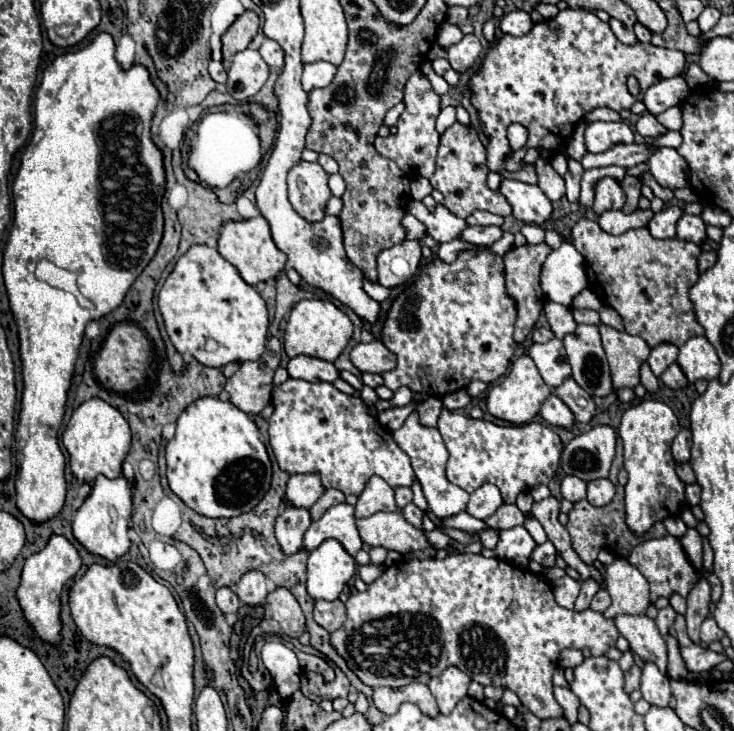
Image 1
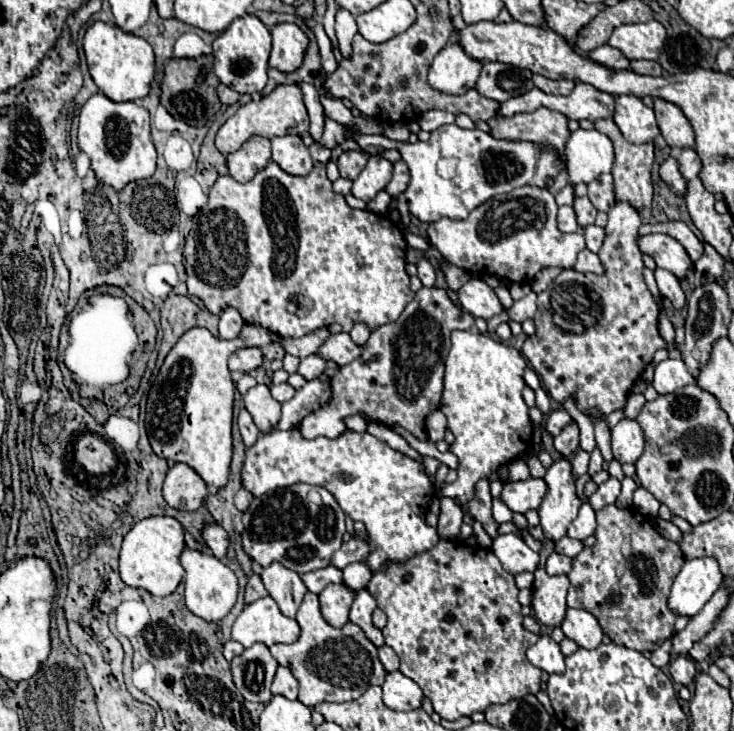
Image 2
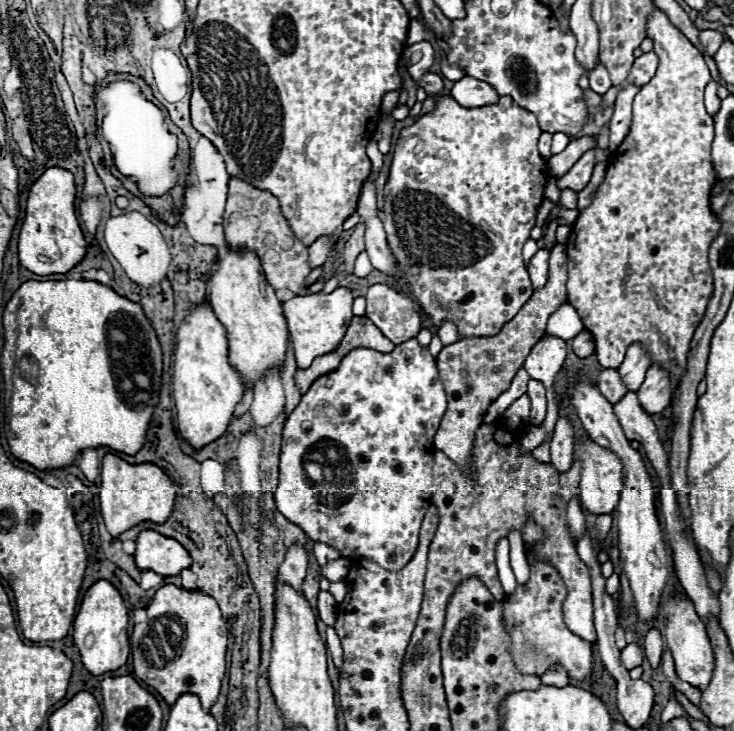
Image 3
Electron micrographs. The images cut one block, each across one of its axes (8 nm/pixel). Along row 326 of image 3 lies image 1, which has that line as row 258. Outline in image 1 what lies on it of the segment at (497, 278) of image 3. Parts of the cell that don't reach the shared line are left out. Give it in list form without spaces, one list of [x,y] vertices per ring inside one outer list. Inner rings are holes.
[[[464,250],[452,264],[444,264],[440,258],[432,260],[424,270],[424,278],[426,286],[422,286],[422,278],[418,276],[418,280],[410,282],[394,300],[386,316],[382,338],[386,348],[398,356],[398,364],[382,376],[384,384],[394,392],[400,386],[408,386],[412,392],[426,392],[442,398],[450,392],[464,390],[472,380],[492,384],[504,376],[518,344],[512,338],[516,304],[510,296],[506,296],[502,258],[488,250]]]

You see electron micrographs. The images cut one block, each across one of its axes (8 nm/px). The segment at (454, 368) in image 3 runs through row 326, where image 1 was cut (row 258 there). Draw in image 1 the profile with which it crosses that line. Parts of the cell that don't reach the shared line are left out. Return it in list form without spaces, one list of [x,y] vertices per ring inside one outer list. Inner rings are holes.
[[[542,242],[542,244],[524,244],[524,246],[514,246],[504,254],[504,274],[506,274],[506,292],[514,298],[516,302],[516,310],[518,310],[518,318],[516,318],[516,330],[514,330],[514,340],[520,344],[524,342],[524,338],[532,332],[542,306],[544,306],[544,294],[540,288],[540,270],[542,264],[546,260],[546,256],[550,254],[550,248]]]

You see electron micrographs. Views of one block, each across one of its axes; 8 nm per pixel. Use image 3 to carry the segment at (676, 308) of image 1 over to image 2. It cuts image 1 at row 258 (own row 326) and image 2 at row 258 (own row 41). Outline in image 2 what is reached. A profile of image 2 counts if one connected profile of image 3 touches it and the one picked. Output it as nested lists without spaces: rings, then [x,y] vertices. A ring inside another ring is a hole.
[[[646,234],[638,236],[638,248],[642,254],[654,258],[658,268],[672,272],[676,278],[686,278],[692,272],[692,262],[686,250],[666,234]]]

